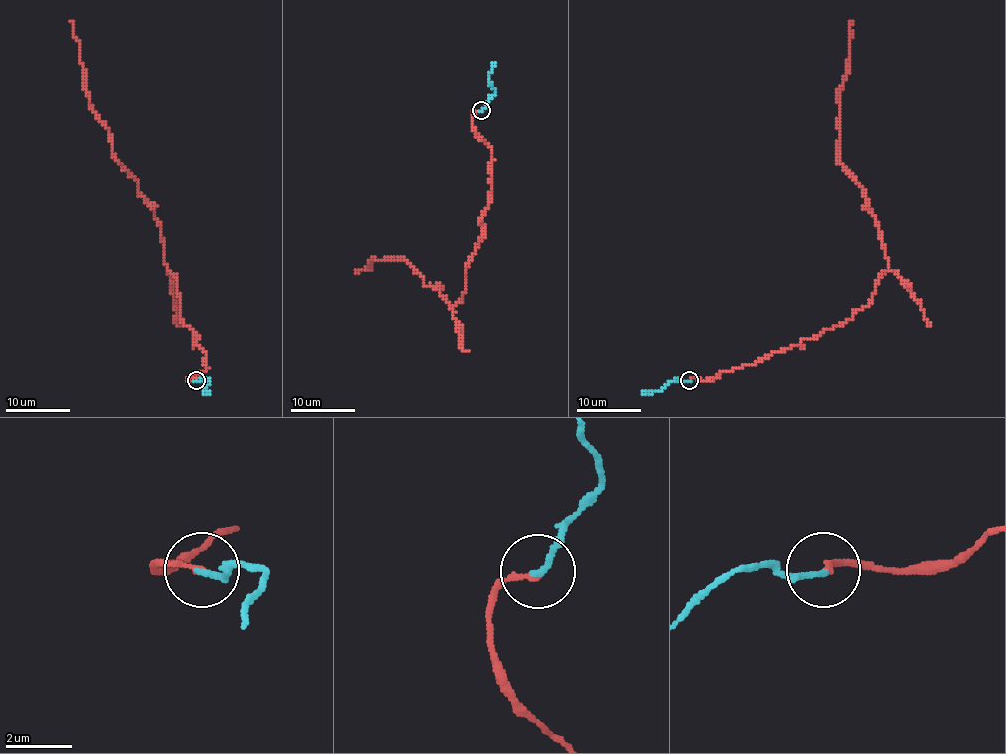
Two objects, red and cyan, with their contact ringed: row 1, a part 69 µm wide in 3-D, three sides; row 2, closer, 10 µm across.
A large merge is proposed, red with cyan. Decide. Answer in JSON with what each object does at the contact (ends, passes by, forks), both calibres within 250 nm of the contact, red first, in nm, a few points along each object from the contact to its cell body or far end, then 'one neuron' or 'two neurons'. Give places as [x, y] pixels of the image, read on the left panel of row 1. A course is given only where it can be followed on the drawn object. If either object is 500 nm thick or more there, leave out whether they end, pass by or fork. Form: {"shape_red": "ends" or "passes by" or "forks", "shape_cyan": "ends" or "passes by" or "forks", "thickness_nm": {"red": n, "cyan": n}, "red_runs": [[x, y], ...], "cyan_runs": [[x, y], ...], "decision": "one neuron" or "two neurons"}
{"shape_red": "ends", "shape_cyan": "ends", "thickness_nm": {"red": 140, "cyan": 180}, "red_runs": [[196, 380], [187, 379], [207, 369], [204, 351], [179, 315], [161, 228], [113, 155], [85, 92], [71, 22]], "cyan_runs": [[196, 380], [208, 380], [204, 391], [208, 393]], "decision": "one neuron"}

